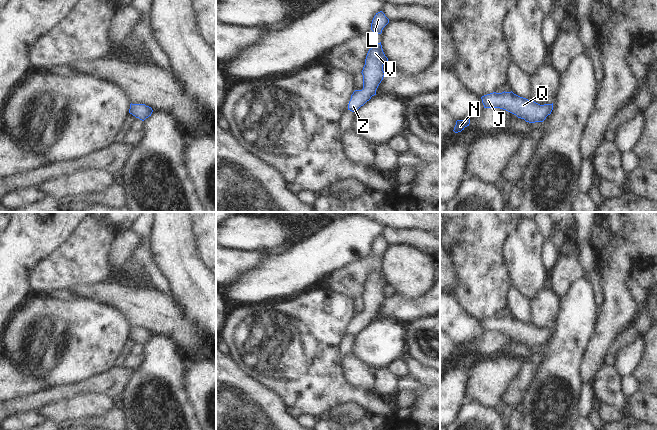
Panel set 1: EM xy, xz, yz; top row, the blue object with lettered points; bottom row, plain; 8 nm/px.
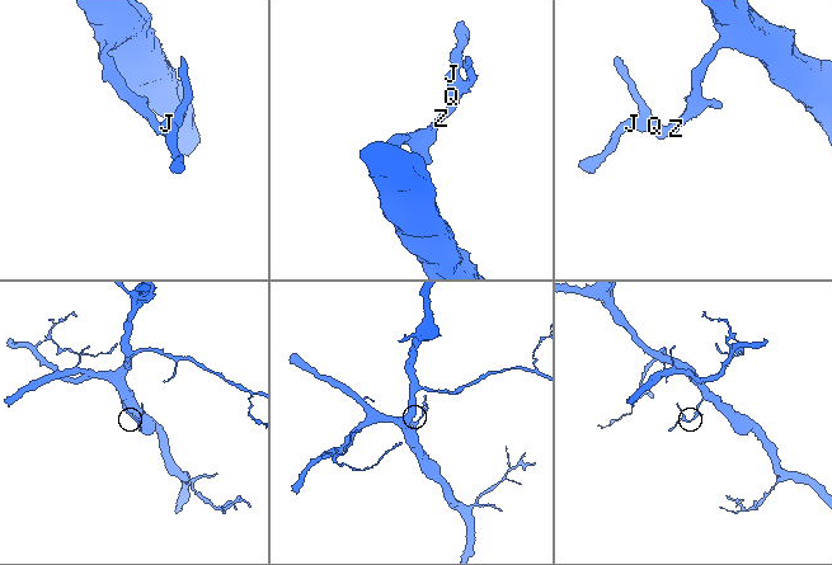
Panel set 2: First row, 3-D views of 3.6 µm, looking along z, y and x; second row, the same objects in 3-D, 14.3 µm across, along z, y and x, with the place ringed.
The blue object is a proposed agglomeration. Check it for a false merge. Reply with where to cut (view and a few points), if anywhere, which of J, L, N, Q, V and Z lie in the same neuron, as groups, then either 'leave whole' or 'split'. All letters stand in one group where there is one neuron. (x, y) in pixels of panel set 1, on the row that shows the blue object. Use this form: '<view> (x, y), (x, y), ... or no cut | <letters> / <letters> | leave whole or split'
no cut | J L N Q V Z | leave whole

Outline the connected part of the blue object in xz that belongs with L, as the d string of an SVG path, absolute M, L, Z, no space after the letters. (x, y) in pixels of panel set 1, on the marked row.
M380 11L376 13L371 23L371 30L377 34L381 34L383 28L389 23L389 19Z

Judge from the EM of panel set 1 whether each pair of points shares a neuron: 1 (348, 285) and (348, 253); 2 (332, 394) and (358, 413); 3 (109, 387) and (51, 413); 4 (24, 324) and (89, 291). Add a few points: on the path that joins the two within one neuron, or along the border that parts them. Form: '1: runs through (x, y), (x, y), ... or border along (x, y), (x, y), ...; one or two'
1: border along (369, 253), (361, 259), (336, 269), (328, 277); two
2: border along (366, 410), (353, 402), (344, 402), (328, 411); two
3: border along (72, 396), (80, 394), (107, 394), (118, 399); two
4: border along (80, 297), (95, 299), (103, 303); two

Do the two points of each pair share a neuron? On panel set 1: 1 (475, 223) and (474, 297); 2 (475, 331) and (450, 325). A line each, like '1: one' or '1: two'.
1: one
2: one

